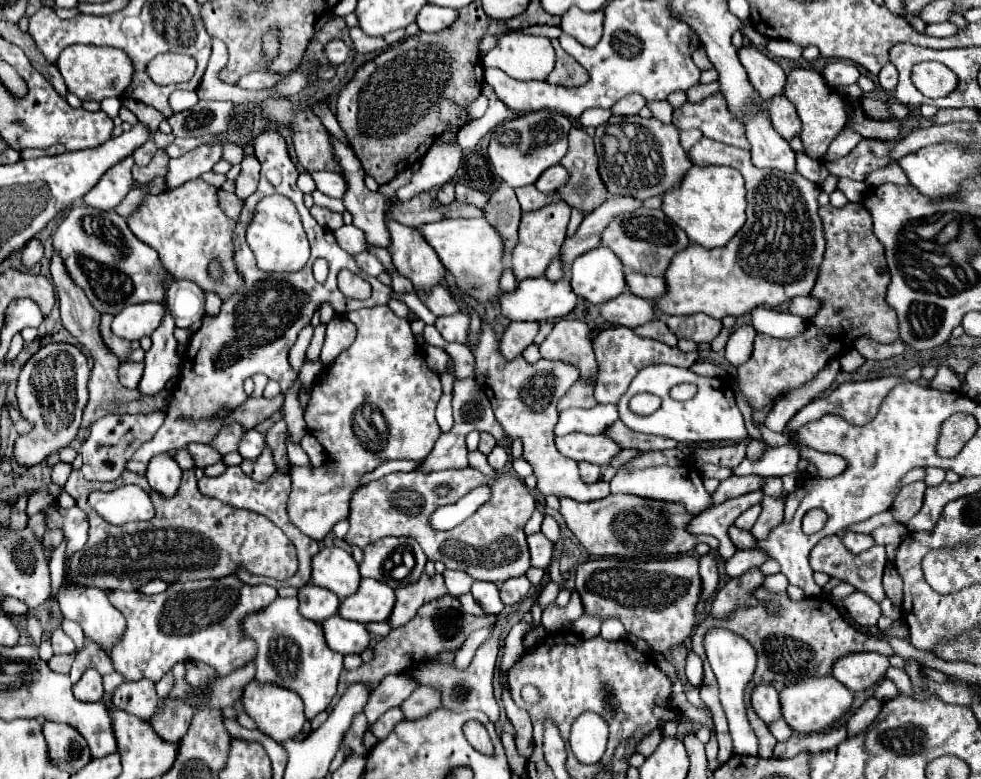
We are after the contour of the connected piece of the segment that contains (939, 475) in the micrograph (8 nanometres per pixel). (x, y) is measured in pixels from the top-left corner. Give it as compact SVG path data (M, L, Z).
M936 467L926 469L926 479L924 479L926 487L936 487L942 481L944 481L944 469L936 469Z

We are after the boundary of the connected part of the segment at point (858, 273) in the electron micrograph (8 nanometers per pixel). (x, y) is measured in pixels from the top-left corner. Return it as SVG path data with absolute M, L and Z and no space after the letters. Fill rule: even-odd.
M848 203L840 209L826 205L820 207L818 213L822 219L826 251L810 297L820 301L820 309L814 317L804 321L804 333L798 337L774 339L764 333L756 335L754 351L750 359L738 367L734 379L736 393L740 393L752 409L764 409L790 391L810 383L832 359L850 351L860 337L878 343L894 343L898 339L896 313L884 301L890 273L884 259L884 247L872 233L870 213L866 213L860 203Z

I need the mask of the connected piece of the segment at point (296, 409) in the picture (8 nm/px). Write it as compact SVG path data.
M300 381L294 383L294 387L286 393L286 399L284 399L284 419L288 423L288 429L294 437L294 441L300 444L300 440L306 433L306 427L304 427L304 409L298 401L298 393L300 393Z

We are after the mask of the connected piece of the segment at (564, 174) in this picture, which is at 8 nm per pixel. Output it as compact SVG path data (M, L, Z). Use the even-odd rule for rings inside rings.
M554 165L554 169L546 169L546 173L542 173L542 177L536 181L536 187L542 193L554 195L558 189L562 189L568 183L568 179L570 173L562 165Z

